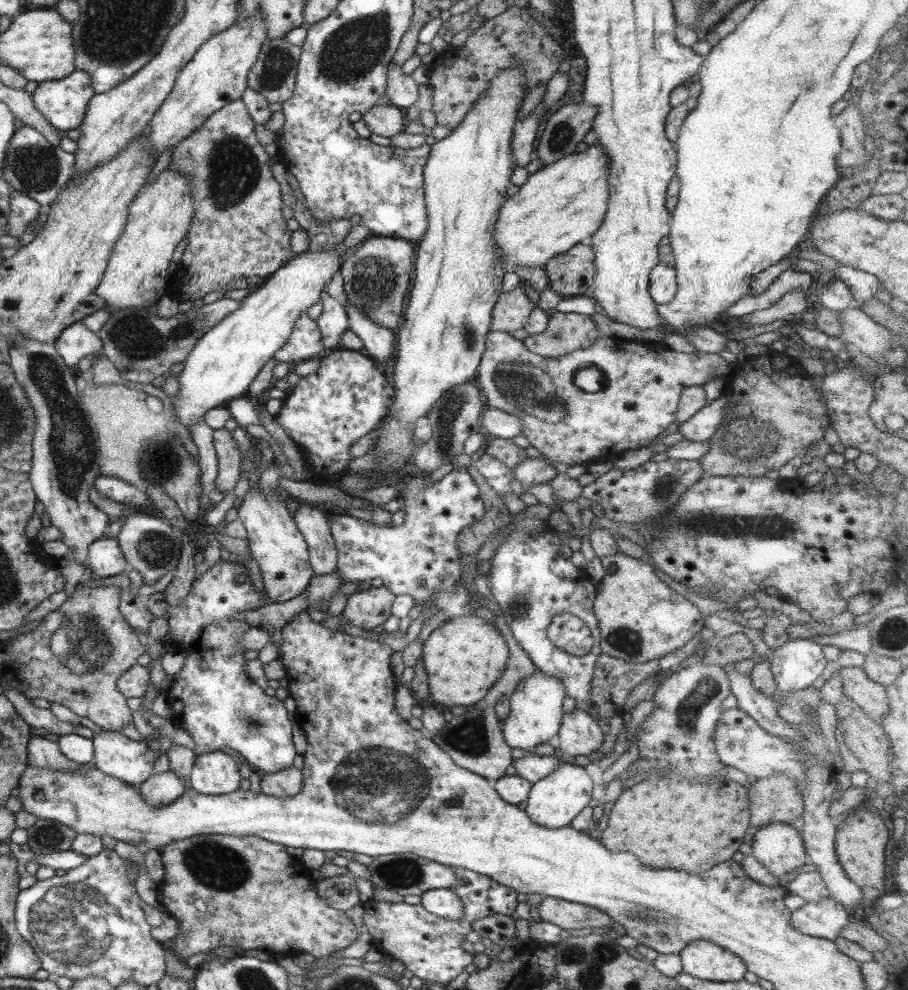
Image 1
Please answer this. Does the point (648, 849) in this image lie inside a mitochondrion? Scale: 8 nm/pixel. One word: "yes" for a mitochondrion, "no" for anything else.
no

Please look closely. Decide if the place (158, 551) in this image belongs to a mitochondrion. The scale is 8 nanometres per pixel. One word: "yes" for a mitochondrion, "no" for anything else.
yes

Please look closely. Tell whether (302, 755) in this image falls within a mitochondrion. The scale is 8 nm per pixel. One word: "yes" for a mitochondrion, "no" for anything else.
no

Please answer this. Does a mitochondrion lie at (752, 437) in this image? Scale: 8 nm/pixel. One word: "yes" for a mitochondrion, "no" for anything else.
yes

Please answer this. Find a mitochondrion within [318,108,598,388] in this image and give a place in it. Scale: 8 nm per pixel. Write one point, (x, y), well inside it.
(374, 281)

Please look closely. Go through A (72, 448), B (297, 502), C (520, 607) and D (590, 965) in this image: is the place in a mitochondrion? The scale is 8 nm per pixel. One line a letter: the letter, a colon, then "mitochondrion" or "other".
A: mitochondrion
B: other
C: mitochondrion
D: mitochondrion

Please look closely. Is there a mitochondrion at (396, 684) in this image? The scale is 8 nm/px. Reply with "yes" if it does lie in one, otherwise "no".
no

